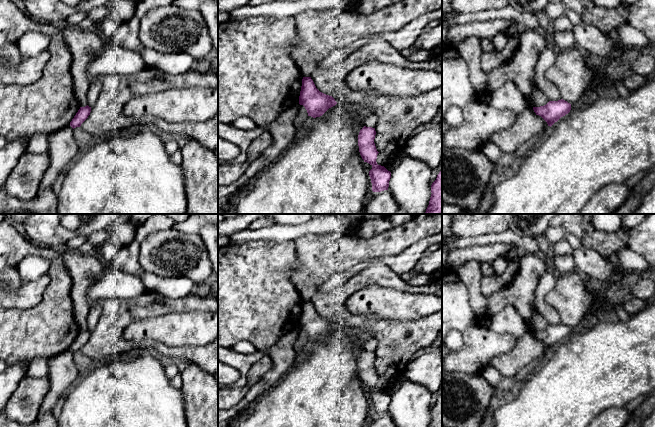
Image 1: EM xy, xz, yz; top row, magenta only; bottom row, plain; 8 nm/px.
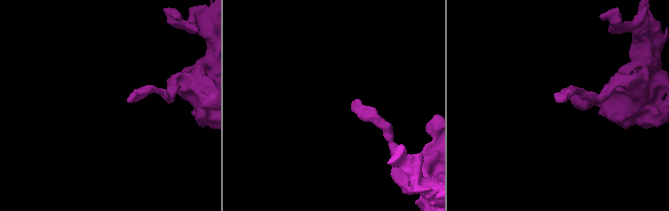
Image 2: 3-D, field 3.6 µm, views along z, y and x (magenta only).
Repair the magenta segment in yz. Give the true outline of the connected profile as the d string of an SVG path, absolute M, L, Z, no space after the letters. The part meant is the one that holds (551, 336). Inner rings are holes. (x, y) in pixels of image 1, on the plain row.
M561 323L558 325L549 325L546 329L540 331L533 331L536 339L541 340L548 348L552 350L561 341L568 338L571 334L571 328Z

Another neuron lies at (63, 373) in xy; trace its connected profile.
M69 349L49 358L50 388L45 395L39 414L52 414L57 401L78 381L79 371L74 362L73 352Z

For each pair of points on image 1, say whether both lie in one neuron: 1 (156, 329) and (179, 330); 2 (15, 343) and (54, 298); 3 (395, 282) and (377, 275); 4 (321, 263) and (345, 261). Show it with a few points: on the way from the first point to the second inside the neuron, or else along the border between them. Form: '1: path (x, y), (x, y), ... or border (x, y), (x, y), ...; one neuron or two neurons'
1: path (162, 329), (173, 329); one neuron
2: path (26, 332), (49, 309); one neuron
3: path (391, 280), (381, 275); one neuron
4: path (327, 261), (339, 261); one neuron

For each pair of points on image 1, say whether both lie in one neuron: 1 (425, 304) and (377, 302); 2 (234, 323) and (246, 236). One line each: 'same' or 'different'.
1: same
2: different

